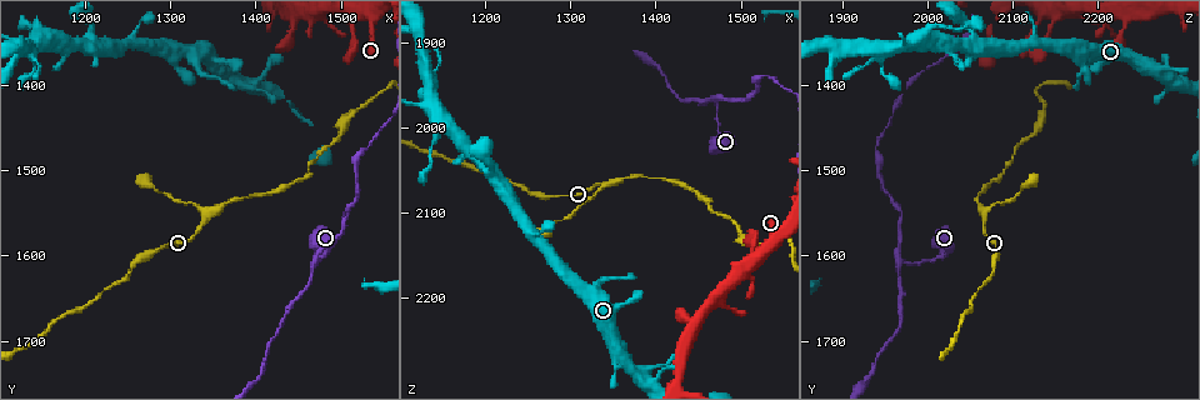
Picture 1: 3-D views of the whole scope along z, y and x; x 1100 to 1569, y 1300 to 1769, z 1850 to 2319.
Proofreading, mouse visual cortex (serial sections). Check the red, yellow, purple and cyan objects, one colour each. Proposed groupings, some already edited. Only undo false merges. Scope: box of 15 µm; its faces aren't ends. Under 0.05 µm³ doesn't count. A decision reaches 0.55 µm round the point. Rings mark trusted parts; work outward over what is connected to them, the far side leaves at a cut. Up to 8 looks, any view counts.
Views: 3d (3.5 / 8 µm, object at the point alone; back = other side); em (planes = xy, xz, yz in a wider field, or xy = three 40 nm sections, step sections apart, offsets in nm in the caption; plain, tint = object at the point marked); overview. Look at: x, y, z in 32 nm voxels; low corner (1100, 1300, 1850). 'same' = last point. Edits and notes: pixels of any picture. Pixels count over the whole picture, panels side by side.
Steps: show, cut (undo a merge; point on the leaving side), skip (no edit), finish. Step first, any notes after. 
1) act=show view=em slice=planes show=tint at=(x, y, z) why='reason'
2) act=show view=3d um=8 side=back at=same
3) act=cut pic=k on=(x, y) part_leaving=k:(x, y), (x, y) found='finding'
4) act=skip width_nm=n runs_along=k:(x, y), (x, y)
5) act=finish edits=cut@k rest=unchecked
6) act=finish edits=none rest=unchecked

act=show view=em slice=xy step=3 show=tint at=(1340, 1550, 2065)

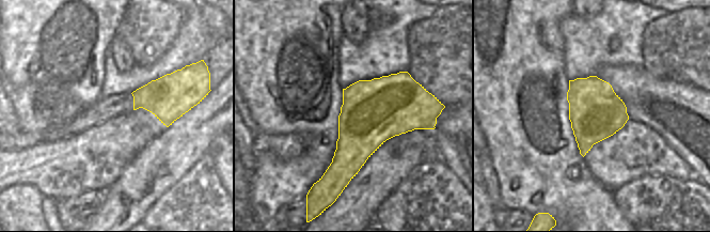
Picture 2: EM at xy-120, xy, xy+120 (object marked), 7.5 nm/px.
act=show view=3d um=3.5 at=same why='wider look'

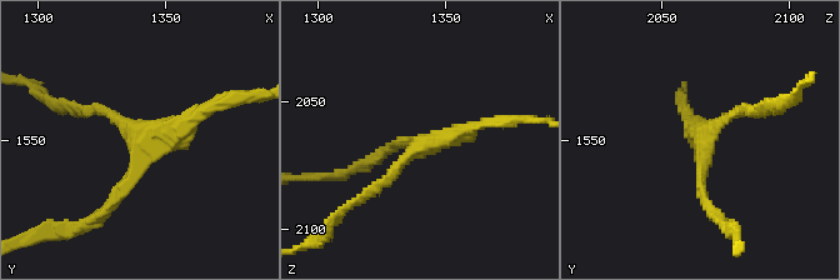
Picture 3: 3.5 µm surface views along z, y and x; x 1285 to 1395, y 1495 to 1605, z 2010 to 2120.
act=skip arm_widths_nm=100,150,200 found='all the same cell'

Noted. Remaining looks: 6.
act=show view=3d um=8 at=(1550, 1405, 2125) why='sharp bend'

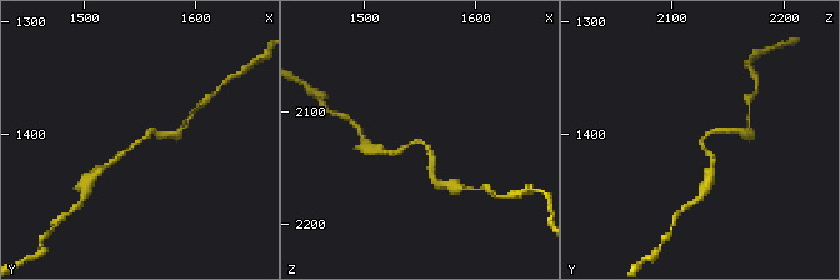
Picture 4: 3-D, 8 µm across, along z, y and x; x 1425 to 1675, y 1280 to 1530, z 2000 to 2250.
act=show view=em slice=xy step=5 show=tint at=(1548, 1406, 2126) arm_widths_nm=150,150

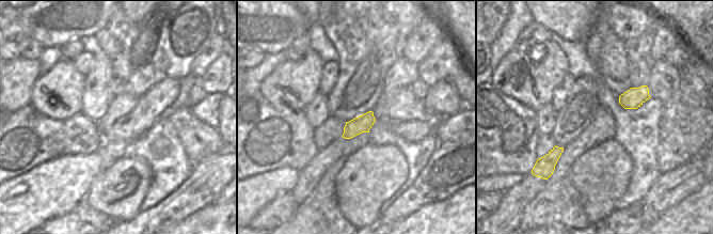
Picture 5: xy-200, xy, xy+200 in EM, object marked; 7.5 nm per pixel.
act=skip runs_along=4:(111, 163), (150, 130) found='all the same cell'

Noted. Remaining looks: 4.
act=show view=3d um=3.5 at=(1470, 1605, 1970) why='three-way junction'

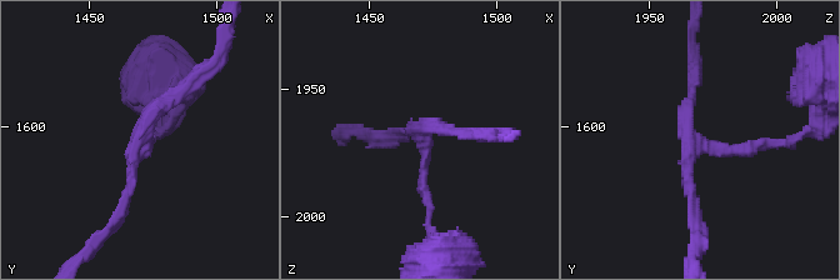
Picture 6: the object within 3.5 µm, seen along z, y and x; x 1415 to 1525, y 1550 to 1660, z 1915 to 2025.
act=show view=em slice=xy step=2 show=tint at=(1470, 1607, 1971) arms=3 arm_widths_nm=150,150,200 why='need the tissue'

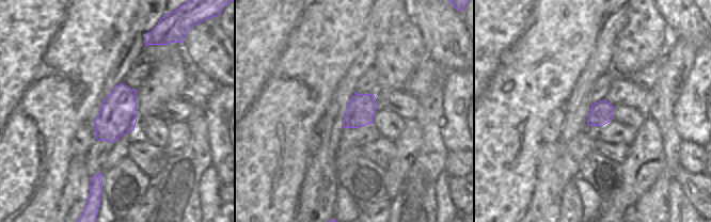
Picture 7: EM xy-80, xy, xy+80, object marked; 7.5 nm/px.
act=show view=em slice=planes show=tint at=same why='cut it another way'

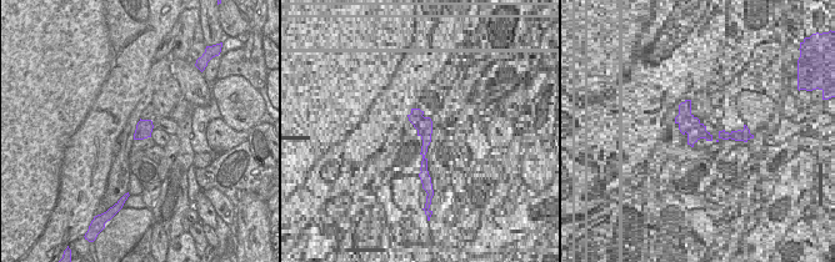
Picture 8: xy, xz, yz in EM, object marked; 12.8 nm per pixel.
act=skip width_nm=220 runs_along=6:(778, 140), (701, 148), (685, 125), (691, 86) found='continuous, no second cell'

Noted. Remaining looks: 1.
act=finish edits=none rest=unchecked

